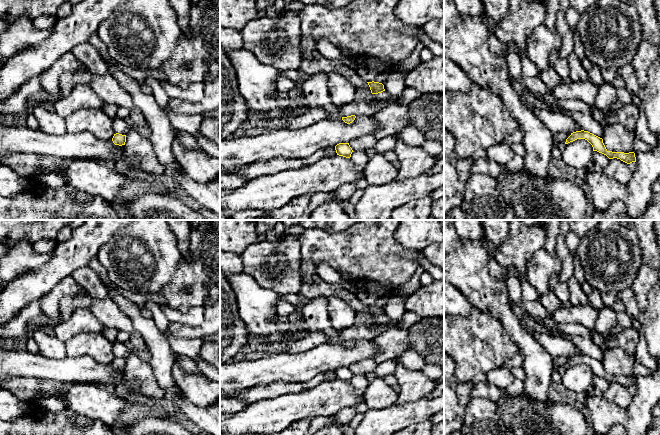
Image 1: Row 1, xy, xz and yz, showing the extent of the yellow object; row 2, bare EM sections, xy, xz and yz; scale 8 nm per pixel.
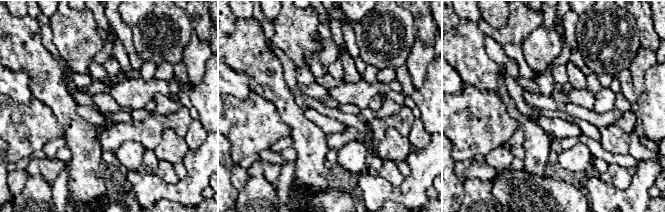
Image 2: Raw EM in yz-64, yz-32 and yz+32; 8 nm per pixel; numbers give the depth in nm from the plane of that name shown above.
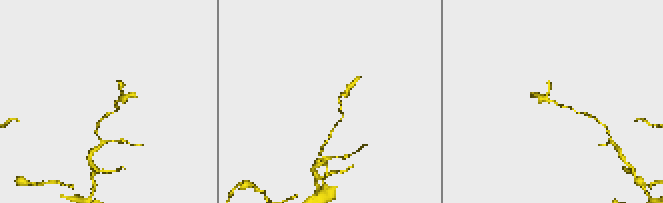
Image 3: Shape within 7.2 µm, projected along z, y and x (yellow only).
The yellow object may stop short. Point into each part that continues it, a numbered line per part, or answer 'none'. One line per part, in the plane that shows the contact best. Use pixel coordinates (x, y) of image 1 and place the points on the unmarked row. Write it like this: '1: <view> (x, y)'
none

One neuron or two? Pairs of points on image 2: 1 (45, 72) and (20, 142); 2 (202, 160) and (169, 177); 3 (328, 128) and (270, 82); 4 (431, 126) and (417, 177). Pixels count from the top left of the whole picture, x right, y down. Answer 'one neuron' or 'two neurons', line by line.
1: two neurons
2: two neurons
3: two neurons
4: two neurons

